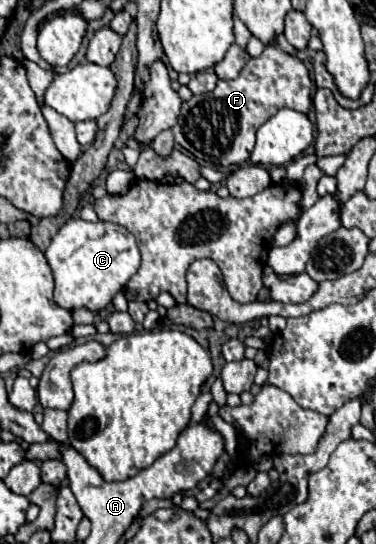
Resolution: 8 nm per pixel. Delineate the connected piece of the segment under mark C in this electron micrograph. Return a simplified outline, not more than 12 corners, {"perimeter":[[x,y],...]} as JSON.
{"perimeter":[[70,218],[44,254],[54,300],[102,310],[140,266],[134,236]]}

